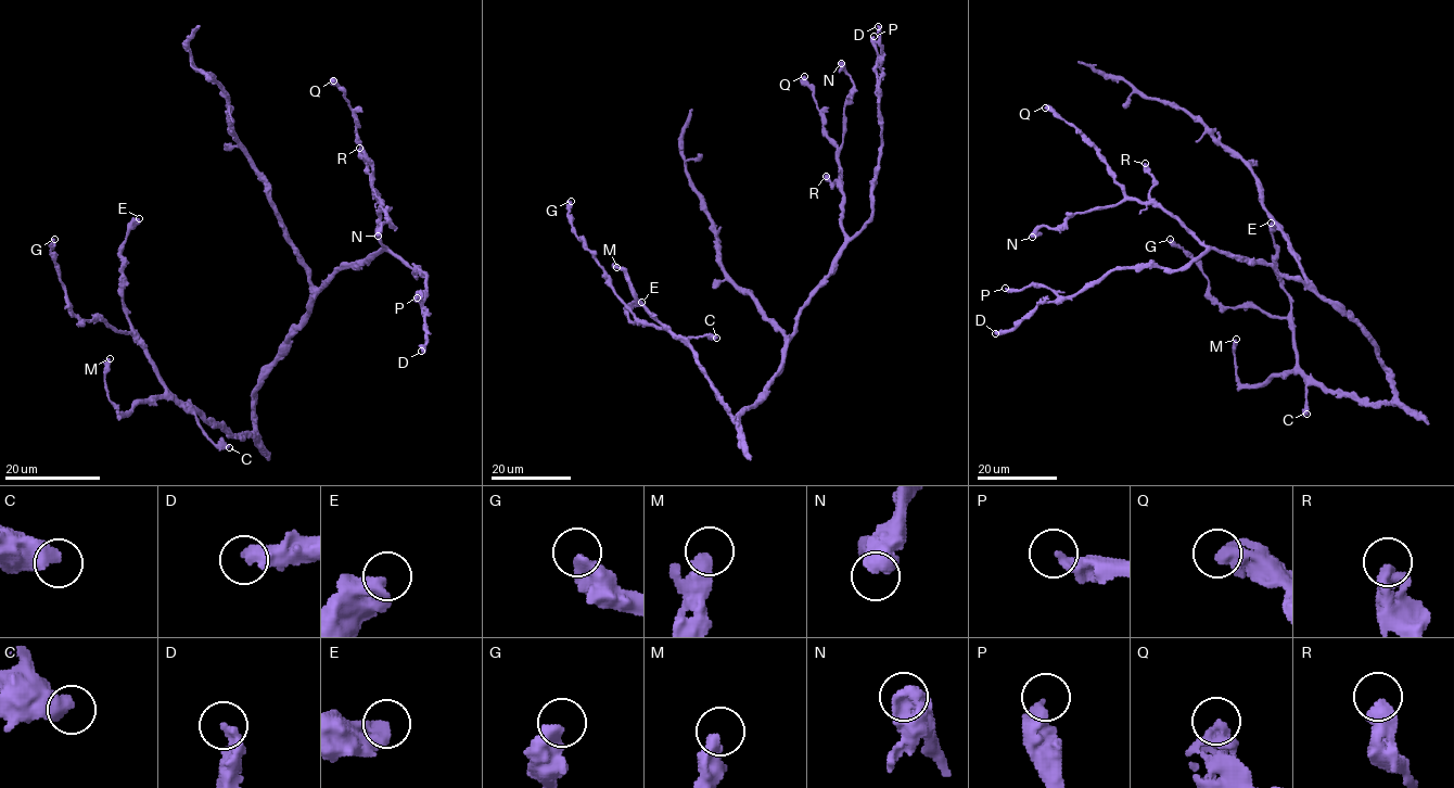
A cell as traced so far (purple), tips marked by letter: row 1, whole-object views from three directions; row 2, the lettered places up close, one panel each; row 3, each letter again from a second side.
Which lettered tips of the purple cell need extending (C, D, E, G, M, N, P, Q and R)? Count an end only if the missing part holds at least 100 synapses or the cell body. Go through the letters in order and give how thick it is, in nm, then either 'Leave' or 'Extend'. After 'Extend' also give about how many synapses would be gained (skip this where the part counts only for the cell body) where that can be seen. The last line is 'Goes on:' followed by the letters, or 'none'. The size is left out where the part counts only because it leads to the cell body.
C: Thickness 500 nm. Leave
D: Thickness 360 nm. Leave
E: Thickness 480 nm. Leave
G: Thickness 480 nm. Leave
M: Thickness 380 nm. Leave
N: Thickness 550 nm. Leave
P: Thickness 340 nm. Leave
Q: Thickness 360 nm. Leave
R: Thickness 480 nm. Leave
Goes on: none

